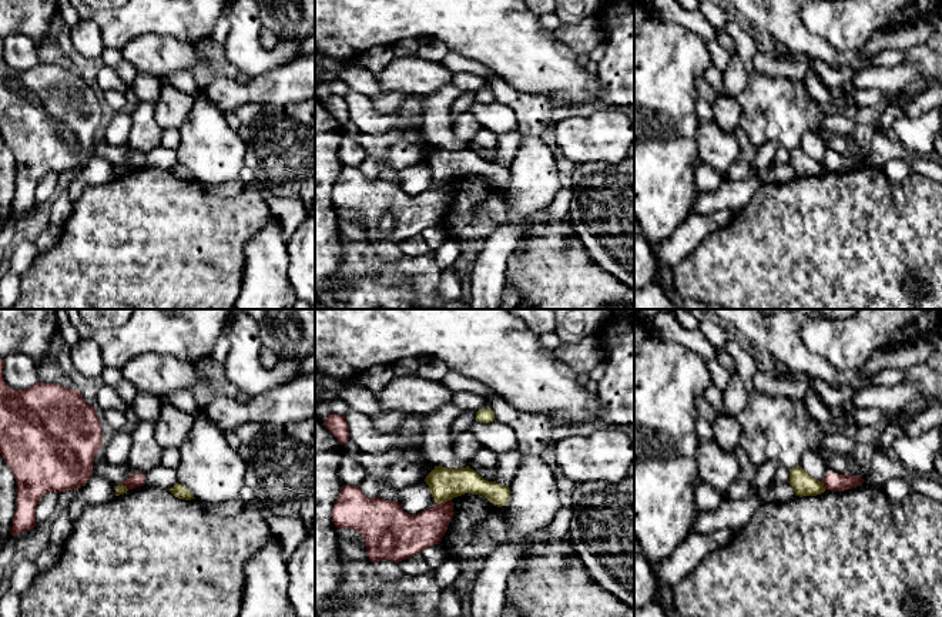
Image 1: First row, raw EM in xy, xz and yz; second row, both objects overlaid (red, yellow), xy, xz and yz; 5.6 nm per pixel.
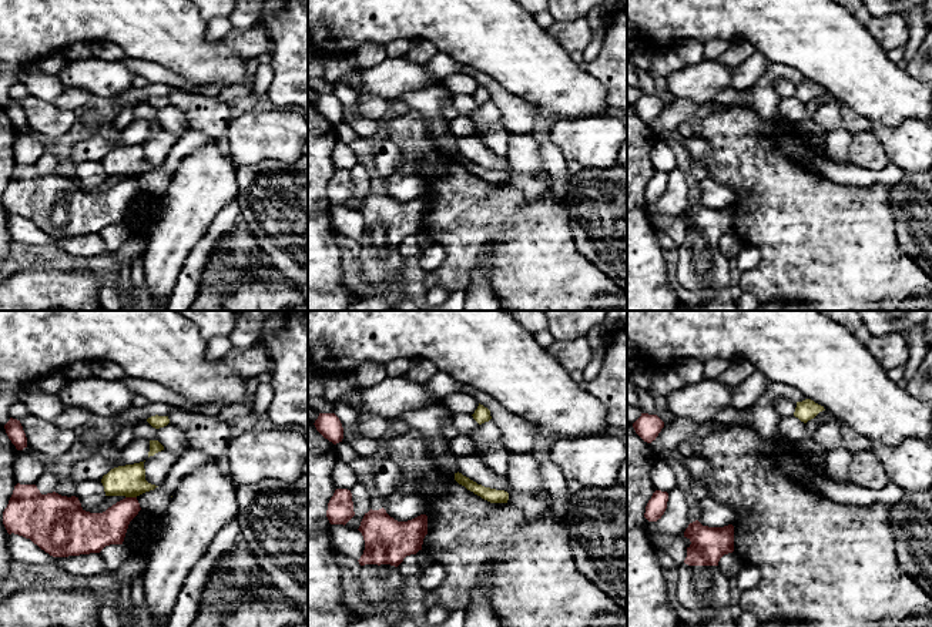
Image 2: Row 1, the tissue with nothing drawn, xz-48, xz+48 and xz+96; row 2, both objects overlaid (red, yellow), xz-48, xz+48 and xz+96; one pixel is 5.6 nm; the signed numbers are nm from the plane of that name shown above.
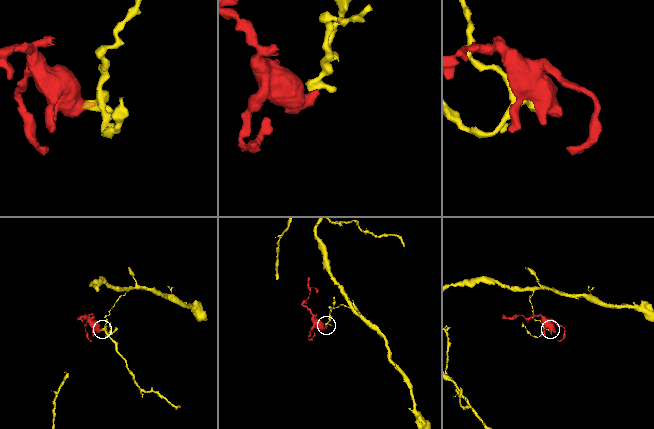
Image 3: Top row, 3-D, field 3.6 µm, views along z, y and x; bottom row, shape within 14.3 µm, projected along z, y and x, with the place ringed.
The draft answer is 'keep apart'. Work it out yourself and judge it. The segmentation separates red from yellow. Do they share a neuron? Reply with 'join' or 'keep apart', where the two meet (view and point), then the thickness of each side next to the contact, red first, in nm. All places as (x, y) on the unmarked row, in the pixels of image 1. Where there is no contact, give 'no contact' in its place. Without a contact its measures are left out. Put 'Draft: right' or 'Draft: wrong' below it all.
keep apart | xz (442, 184) | 220/180 nm
Draft: right

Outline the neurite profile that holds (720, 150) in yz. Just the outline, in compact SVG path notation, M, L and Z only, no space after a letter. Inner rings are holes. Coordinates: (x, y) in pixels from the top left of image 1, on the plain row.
M698 120L697 150L698 160L710 164L721 177L740 155L735 135L724 133L714 121Z

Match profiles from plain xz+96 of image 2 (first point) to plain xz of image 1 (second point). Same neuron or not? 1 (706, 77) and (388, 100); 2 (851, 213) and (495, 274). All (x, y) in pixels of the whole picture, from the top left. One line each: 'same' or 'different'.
1: different
2: different

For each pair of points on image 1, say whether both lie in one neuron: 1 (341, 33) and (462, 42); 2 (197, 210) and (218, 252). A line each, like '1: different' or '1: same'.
1: same
2: same

